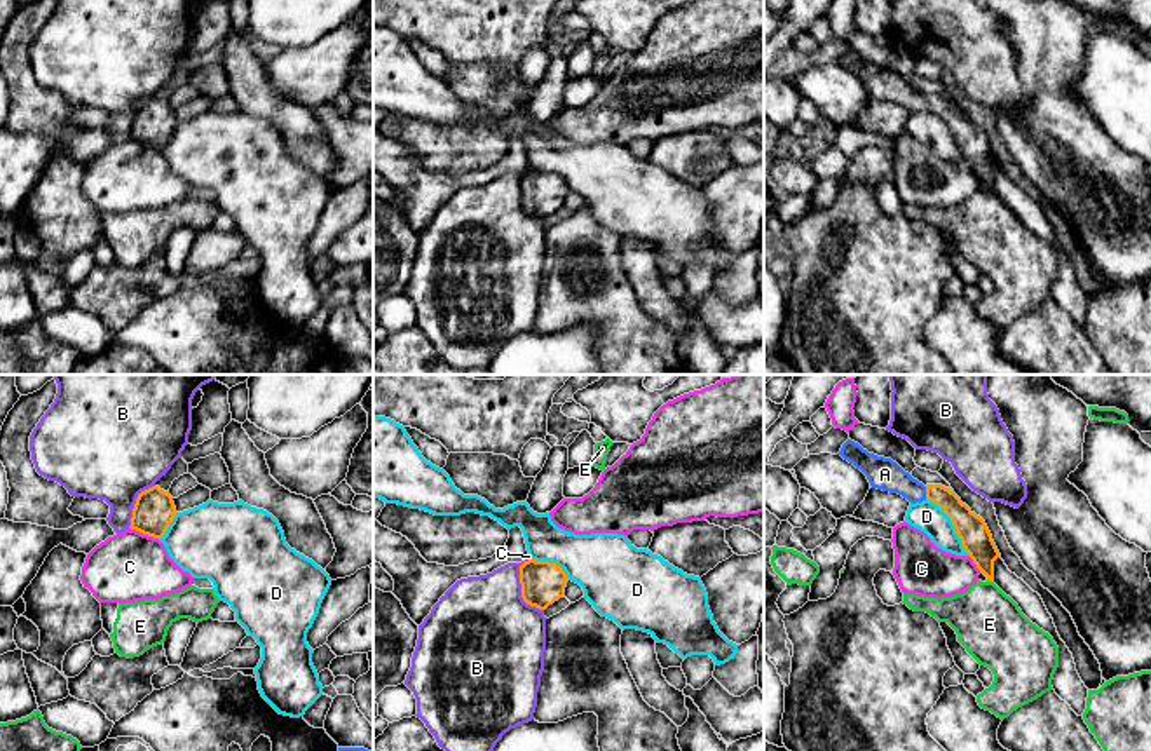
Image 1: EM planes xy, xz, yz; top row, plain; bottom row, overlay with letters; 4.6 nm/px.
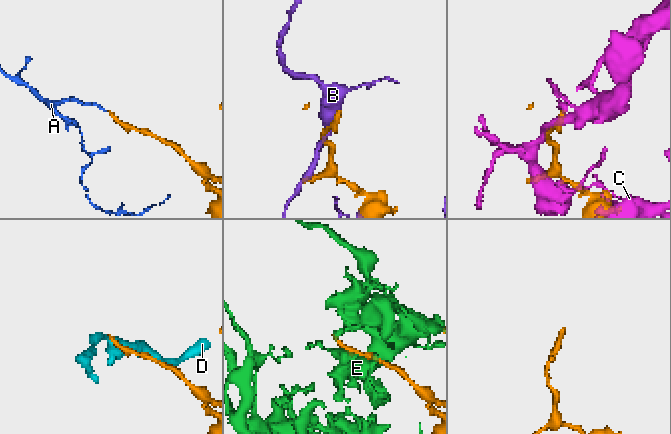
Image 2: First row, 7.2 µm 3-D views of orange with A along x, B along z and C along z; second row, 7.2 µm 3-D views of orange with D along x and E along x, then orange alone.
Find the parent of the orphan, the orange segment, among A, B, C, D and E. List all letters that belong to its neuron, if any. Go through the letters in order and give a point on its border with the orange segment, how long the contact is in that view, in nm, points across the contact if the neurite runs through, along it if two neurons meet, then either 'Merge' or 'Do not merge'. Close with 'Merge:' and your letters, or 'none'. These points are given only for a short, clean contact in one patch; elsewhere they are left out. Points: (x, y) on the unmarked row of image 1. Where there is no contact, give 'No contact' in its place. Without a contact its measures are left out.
A: Touches orange at yz (926, 103). Shared border 60 nm. Merge
B: Touches orange at xz (522, 202). Shared border 240 nm. Do not merge
C: Touches orange at xy (145, 143). Shared border 160 nm. Do not merge
D: Touches orange at yz (953, 133). Shared border 340 nm. Boundary: yz (926, 108), (949, 128), (961, 155), (970, 164). Do not merge
E: Touches orange at yz (991, 190). Shared border 40 nm. Do not merge
Merge: A

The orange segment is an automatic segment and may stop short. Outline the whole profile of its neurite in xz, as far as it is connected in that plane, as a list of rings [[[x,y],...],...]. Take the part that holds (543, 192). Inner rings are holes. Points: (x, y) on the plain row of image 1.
[[[528,169],[520,176],[521,207],[539,220],[563,207],[567,192],[567,183],[556,173]]]

